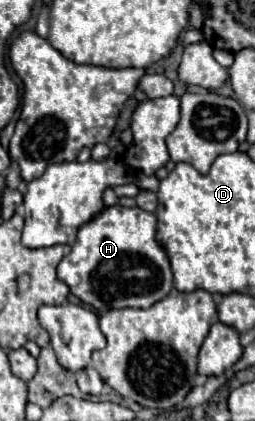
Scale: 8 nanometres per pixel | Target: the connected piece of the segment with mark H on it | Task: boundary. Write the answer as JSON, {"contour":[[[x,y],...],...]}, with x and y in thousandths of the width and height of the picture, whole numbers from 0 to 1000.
{"contour":[[[427,489],[310,542],[278,599],[231,622],[224,656],[278,694],[388,741],[435,732],[584,732],[678,684],[647,584],[616,570],[616,518],[537,489]]]}

